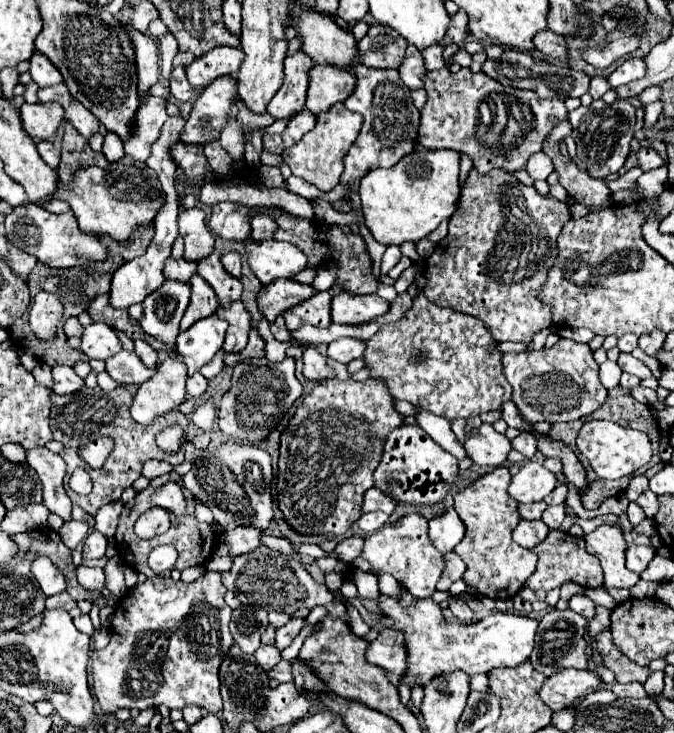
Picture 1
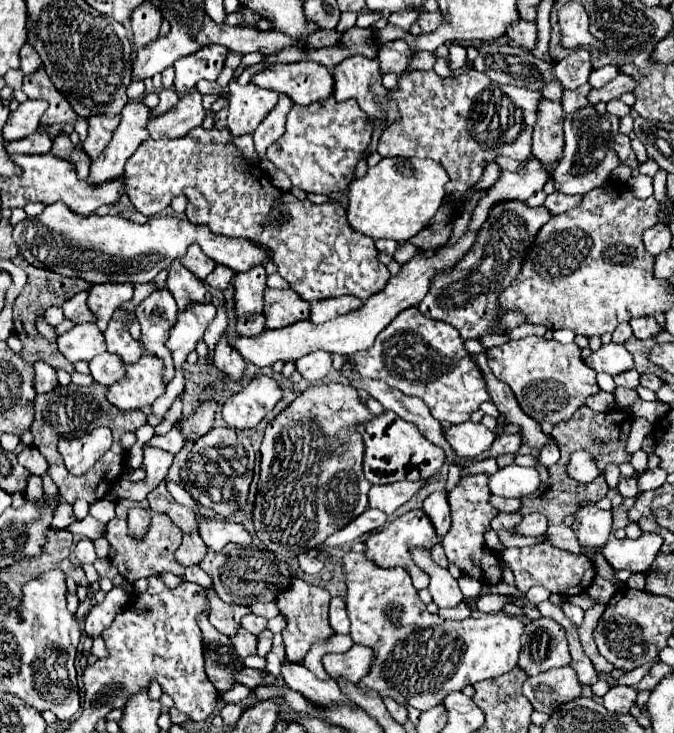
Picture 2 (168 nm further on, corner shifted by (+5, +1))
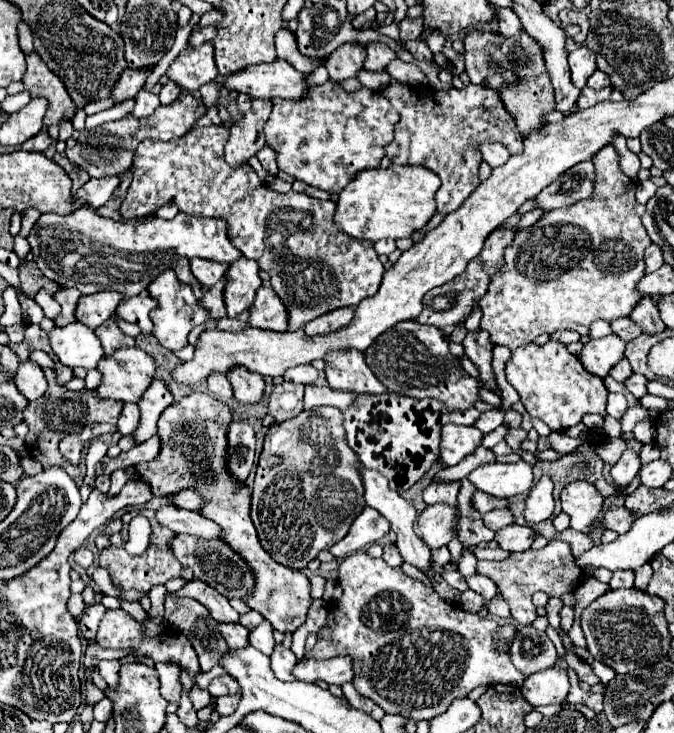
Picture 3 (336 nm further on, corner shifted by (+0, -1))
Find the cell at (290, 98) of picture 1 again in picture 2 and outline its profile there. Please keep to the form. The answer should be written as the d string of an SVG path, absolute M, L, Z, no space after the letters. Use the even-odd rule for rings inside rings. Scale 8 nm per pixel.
M281 94L279 104L271 110L271 114L265 118L265 122L261 122L261 126L253 134L253 142L259 158L265 158L265 150L285 132L285 114L291 110L291 106L293 106L291 98Z

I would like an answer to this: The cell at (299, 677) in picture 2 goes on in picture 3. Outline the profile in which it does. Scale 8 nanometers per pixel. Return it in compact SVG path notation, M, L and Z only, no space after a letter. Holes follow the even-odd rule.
M278 644L278 646L274 648L274 654L270 656L270 660L272 660L272 670L274 670L274 674L276 674L280 680L284 680L284 682L296 680L294 674L292 674L292 668L298 664L298 658L296 658L296 654L294 654L292 650L286 650L286 648L282 648L282 646Z

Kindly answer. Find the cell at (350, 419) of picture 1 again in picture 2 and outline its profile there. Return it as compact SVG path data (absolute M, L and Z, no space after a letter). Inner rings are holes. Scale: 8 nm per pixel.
M327 384L311 386L267 424L261 444L261 474L253 502L253 528L265 546L281 544L291 556L299 556L345 528L367 508L371 482L363 478L363 440L355 426L371 418L373 414L357 398L353 386Z

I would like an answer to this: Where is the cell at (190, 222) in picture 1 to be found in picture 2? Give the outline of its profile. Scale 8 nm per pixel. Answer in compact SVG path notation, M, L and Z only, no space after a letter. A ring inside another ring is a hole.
M197 244L189 246L187 254L181 258L181 264L183 264L187 270L191 270L197 278L201 278L201 280L207 278L207 276L213 272L213 268L215 268L215 262L213 262L211 258L207 258Z

